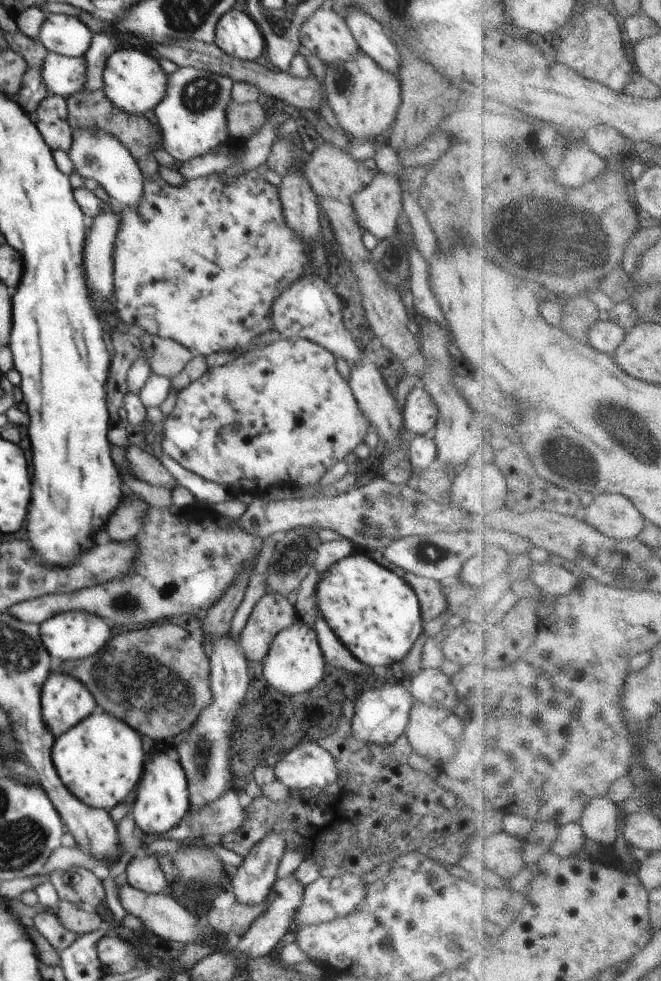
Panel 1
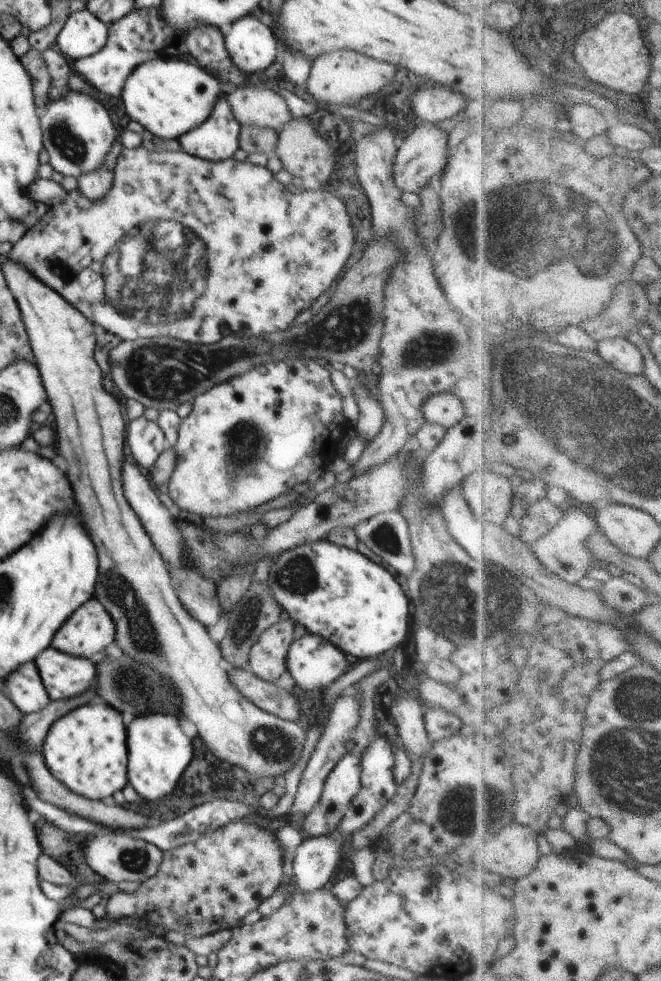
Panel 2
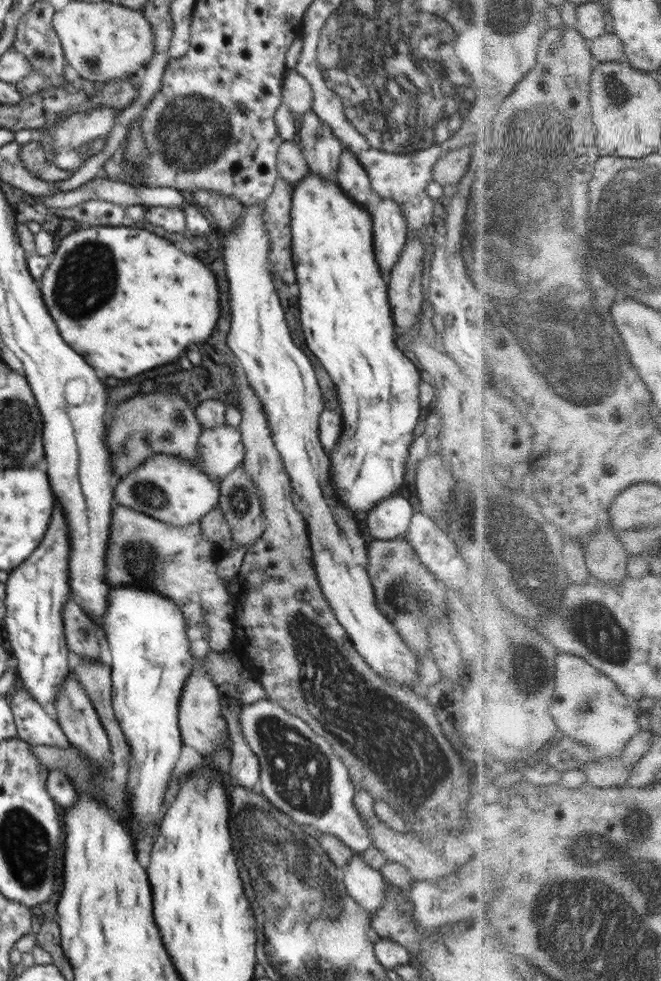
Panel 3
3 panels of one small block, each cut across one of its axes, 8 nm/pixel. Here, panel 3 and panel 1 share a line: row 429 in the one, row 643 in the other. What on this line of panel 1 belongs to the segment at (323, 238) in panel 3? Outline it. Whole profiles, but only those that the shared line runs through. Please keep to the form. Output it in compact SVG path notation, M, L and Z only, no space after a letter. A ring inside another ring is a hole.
M361 549L356 550L358 554L355 552L350 556L346 556L346 558L342 558L342 560L336 562L334 566L330 566L324 574L319 576L320 582L316 584L316 606L318 606L320 616L328 622L328 626L332 628L332 632L336 634L336 638L338 638L338 640L340 640L340 642L342 642L342 644L344 644L344 646L358 660L360 660L360 662L364 662L366 666L372 666L372 668L374 668L374 666L386 666L391 670L392 667L395 667L396 664L398 665L400 660L402 660L402 658L410 652L412 646L414 646L414 643L418 640L420 634L422 634L423 620L421 617L418 597L416 596L414 590L412 590L412 587L402 577L385 567L382 567L382 565L379 565L376 560L366 558L366 556L360 556L360 550Z

